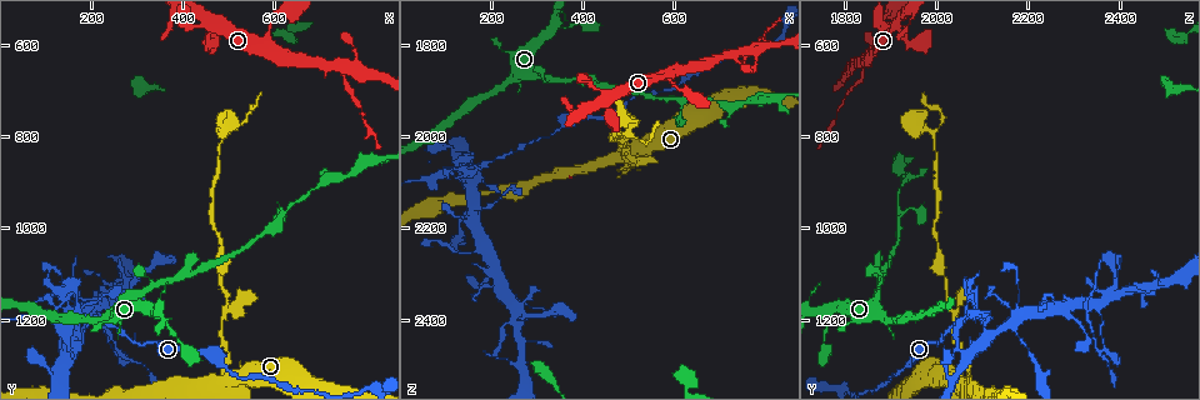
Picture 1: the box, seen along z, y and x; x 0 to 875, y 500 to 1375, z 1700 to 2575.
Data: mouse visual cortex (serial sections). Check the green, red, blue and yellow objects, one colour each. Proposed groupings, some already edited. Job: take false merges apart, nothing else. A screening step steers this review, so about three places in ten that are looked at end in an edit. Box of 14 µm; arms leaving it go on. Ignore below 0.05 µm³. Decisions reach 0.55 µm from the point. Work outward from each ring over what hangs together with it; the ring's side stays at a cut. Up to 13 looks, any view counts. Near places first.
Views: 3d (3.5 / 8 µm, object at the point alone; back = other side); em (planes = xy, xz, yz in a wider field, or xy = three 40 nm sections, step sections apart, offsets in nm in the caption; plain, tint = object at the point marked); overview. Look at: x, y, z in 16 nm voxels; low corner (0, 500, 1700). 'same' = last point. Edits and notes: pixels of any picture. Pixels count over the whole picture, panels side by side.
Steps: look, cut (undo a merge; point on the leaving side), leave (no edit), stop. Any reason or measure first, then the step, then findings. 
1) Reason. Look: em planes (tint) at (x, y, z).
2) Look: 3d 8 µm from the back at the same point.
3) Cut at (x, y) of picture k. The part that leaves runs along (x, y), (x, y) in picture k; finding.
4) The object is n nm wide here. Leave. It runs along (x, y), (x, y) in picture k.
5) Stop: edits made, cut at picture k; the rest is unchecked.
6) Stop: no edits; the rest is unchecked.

Sharp bend. Look: 3d 3.5 µm at (500, 1320, 2065).

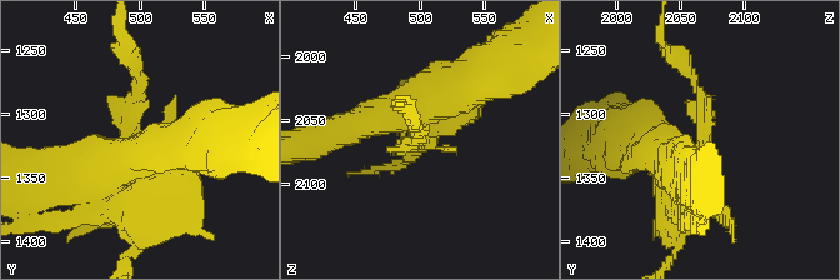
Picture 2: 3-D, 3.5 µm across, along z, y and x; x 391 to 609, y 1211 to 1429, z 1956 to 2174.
Now the EM. Look: em xy step 3 (tint) at the same point.

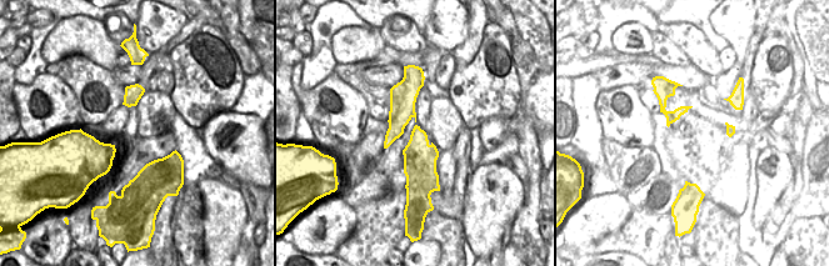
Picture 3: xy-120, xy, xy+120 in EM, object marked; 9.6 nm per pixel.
Look: em planes (tint) at the same point.

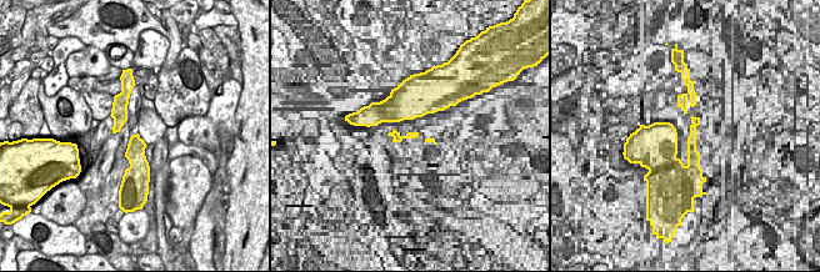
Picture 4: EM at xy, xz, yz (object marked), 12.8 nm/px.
Cut at (135, 85) of picture 2. The part that leaves runs along (135, 129), (139, 75), (120, 33) in picture 2; two cells meet here.

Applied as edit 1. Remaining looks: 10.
See it whole again. Look: overview.

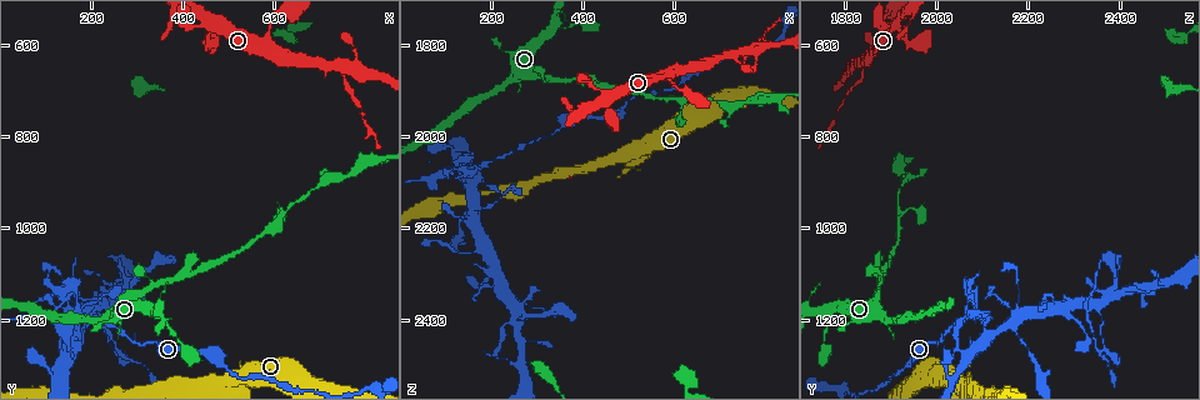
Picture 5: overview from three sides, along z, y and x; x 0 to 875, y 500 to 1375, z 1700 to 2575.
Thick turns thin. Look: 3d 3.5 µm at (440, 1275, 1955).

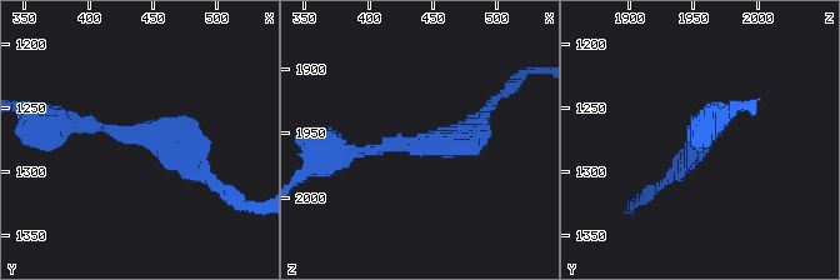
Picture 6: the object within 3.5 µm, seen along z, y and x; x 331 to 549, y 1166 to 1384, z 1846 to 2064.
The arms are 150, 250 nm wide. Look: em xy step 2 (tint) at (446, 1272, 1954).

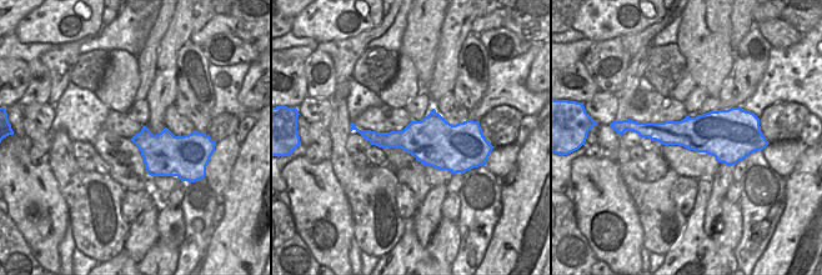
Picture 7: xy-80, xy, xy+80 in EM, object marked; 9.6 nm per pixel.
Leave. It runs along (66, 125), (161, 136), (208, 175) in picture 6; one cell here.

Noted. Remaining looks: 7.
Sudden change in width. Look: em xy step 3 (tint) at (60, 1190, 2085).

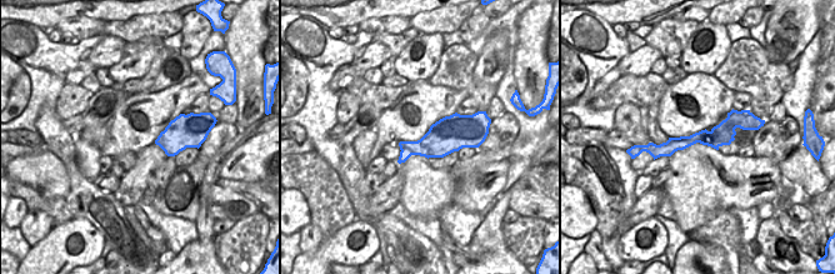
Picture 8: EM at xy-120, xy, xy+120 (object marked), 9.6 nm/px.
Look: 3d 3.5 µm at the same point.

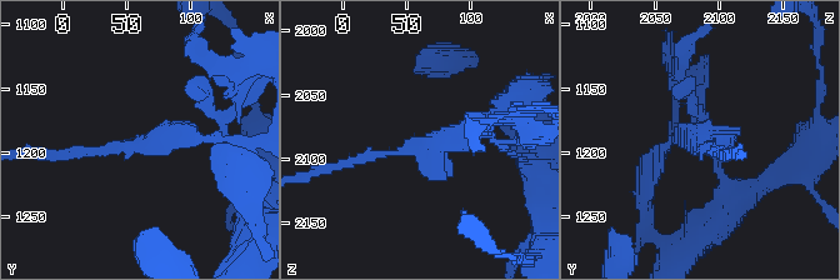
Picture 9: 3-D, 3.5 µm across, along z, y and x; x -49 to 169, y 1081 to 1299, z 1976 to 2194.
Leave. It runs along (751, 124), (649, 149) in picture 8; continuous, no second cell.

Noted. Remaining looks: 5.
Calibre changes. Look: 3d 3.5 µm at (335, 1125, 1875).

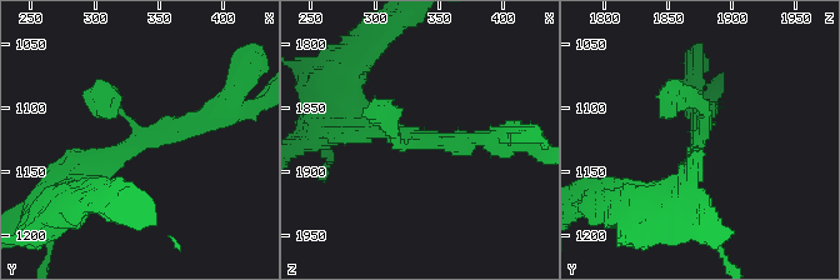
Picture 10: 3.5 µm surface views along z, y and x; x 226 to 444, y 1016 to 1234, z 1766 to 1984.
Look: em xy step 1 (tint) at (338, 1126, 1876).

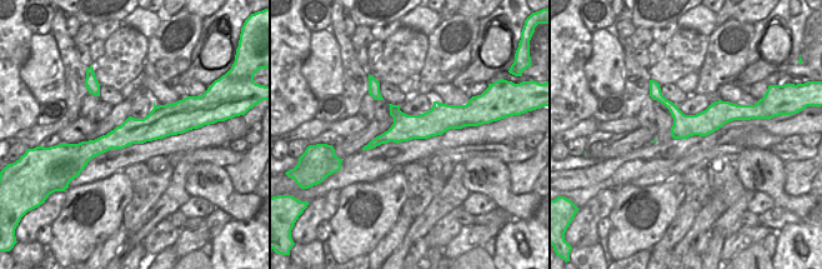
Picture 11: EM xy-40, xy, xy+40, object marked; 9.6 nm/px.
Leave. It runs along (184, 128), (133, 130), (78, 148) in picture 11; one cell here.

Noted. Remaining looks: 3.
Side arm on a straight run. Look: 3d 8 µm at (735, 635, 1820).

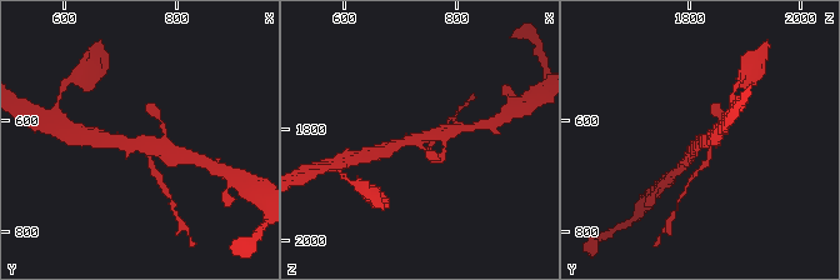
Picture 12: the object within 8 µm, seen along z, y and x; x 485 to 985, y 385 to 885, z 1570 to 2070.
Closer look. Look: 3d 3.5 µm at (730, 645, 1820).

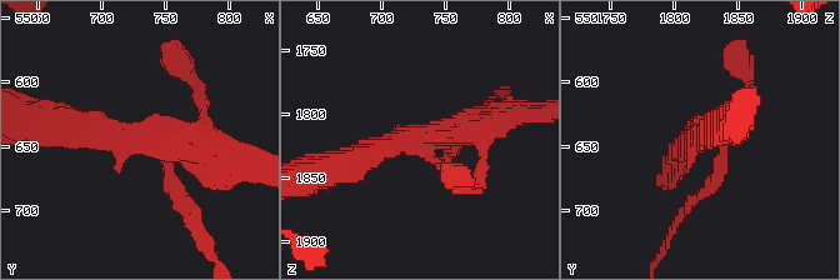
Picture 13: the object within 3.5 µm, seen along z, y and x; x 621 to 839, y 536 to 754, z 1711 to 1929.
Now the EM. Look: em planes (tint) at (732, 638, 1820).

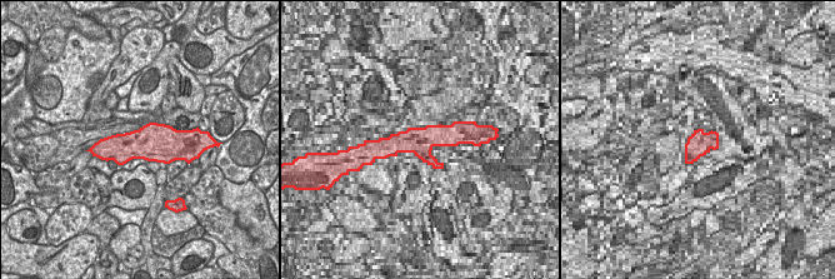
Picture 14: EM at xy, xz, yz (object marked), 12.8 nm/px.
Cut at (701, 194) of picture 13. The part that leaves runs along (720, 159), (663, 248) in picture 13; a second cell is stuck on.

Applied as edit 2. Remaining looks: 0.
Stop: edits made, cut at picture 2, cut at picture 13; the rest is unchecked.

